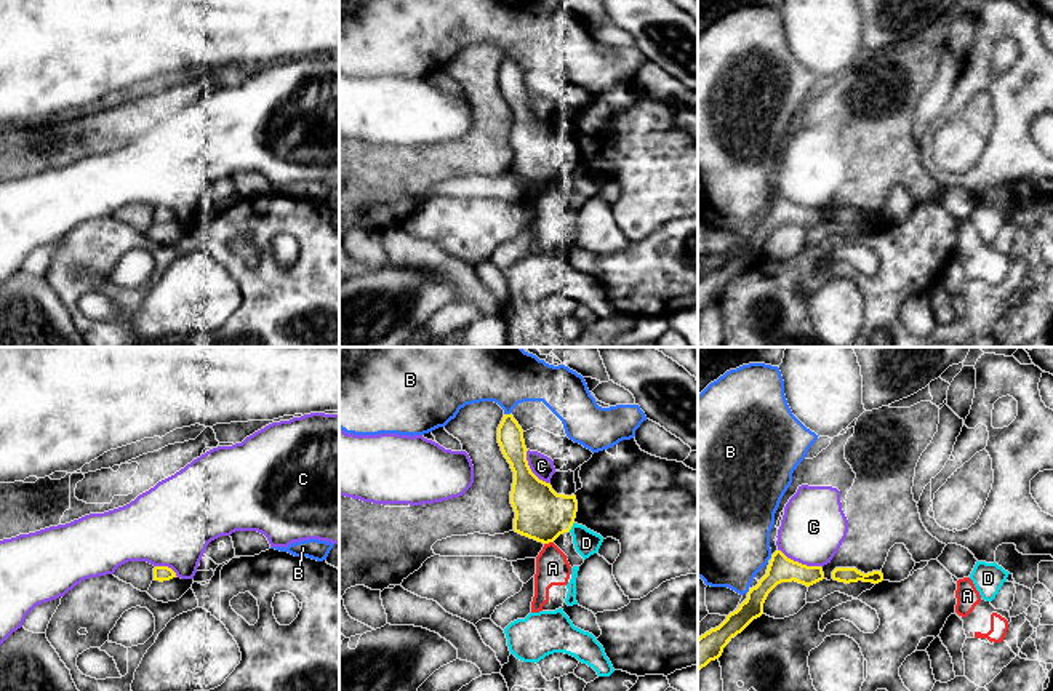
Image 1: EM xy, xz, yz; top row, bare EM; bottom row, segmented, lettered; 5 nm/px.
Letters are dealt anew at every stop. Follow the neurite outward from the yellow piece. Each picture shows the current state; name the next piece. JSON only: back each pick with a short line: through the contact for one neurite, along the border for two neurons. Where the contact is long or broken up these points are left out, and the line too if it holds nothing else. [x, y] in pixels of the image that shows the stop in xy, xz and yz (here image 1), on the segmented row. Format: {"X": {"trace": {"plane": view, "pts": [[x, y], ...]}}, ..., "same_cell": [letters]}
{"same_cell": []}

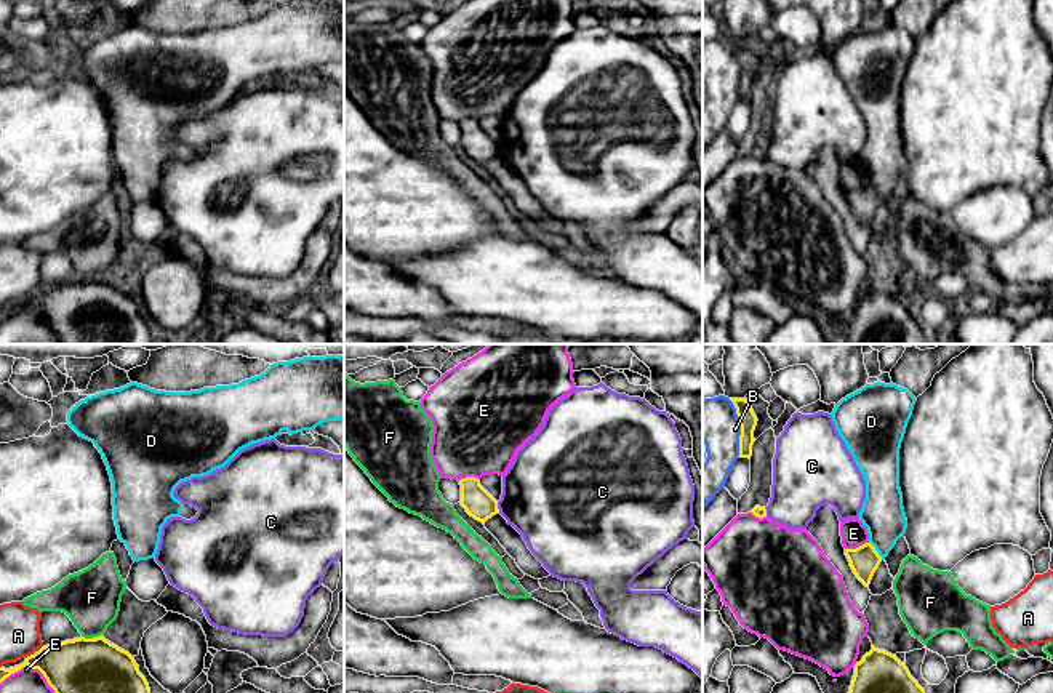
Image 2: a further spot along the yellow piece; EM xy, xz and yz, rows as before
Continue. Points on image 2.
{"same_cell": []}

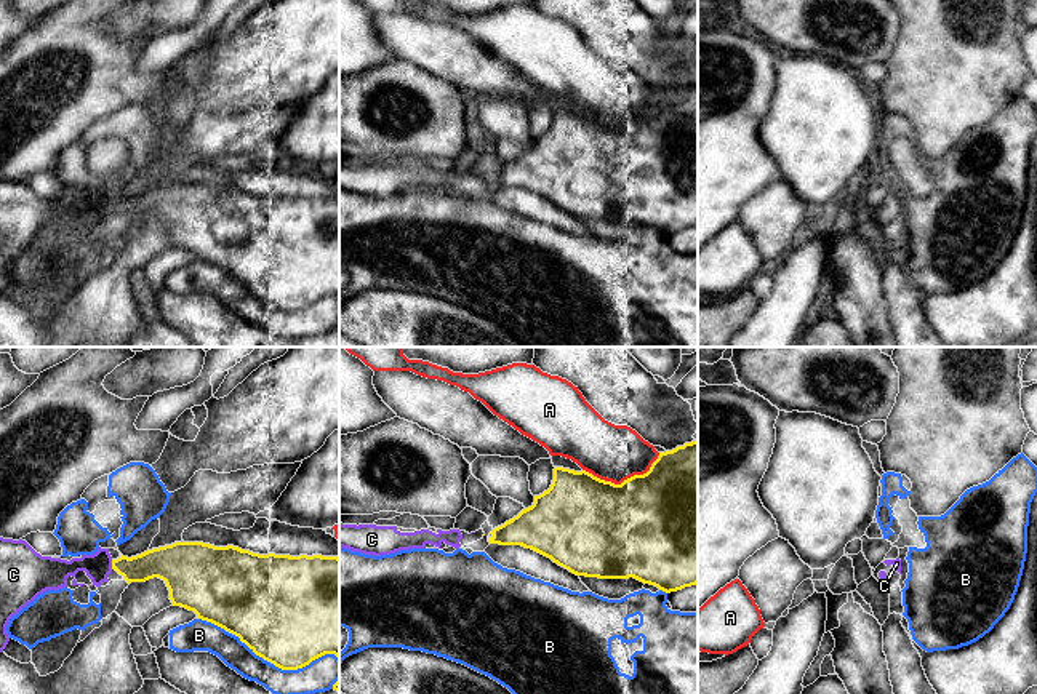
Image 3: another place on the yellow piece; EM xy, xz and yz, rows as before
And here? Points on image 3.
{"C": {"trace": {"plane": "xy", "pts": [[162, 562], [112, 565], [98, 566]]}}, "same_cell": ["C"]}

